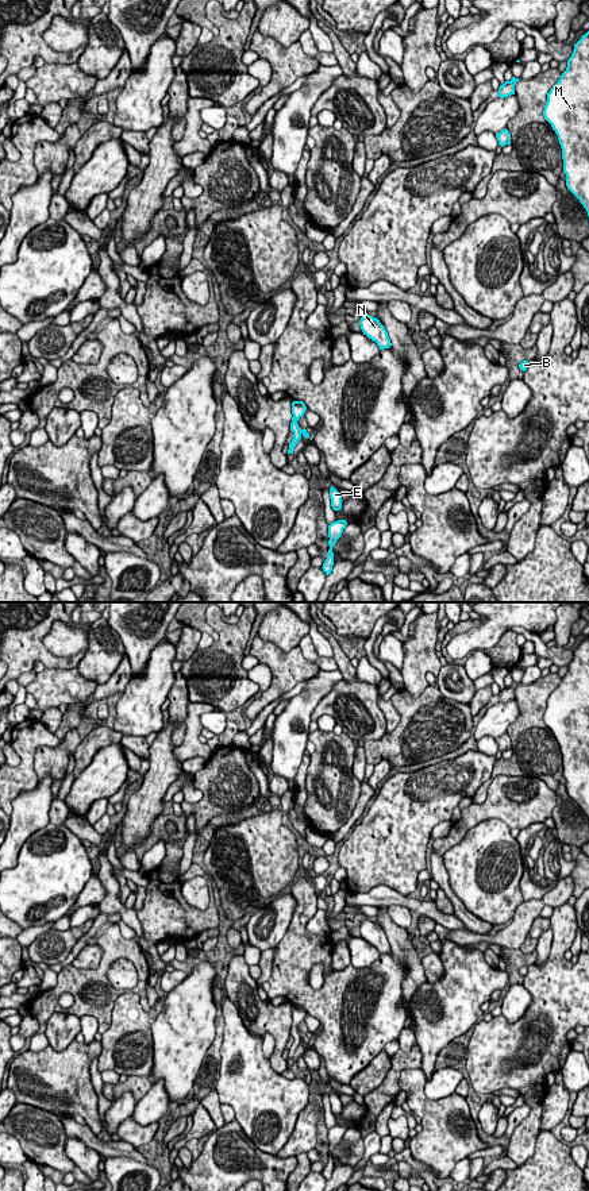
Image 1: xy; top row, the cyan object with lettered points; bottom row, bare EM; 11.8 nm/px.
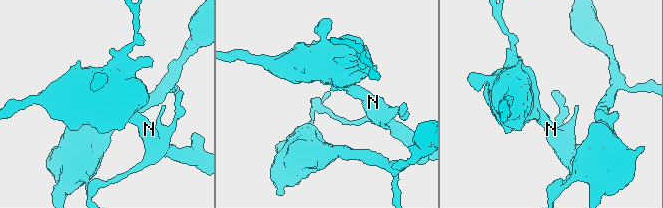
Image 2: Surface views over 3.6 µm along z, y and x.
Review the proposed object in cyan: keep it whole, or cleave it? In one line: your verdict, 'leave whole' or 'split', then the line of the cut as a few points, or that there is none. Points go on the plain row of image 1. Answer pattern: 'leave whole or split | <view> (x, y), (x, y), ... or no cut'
split | xy (297, 1032), (301, 1037)

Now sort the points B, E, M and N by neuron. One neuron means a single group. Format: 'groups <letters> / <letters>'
groups B M N / E

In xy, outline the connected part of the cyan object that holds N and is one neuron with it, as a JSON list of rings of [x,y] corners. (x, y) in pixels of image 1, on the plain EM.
[[[363,920],[359,925],[359,930],[363,940],[376,947],[380,955],[389,953],[392,951],[386,934],[378,924],[370,920]]]

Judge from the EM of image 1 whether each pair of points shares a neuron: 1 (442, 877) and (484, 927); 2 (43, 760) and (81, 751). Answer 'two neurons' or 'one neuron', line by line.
1: one neuron
2: two neurons

